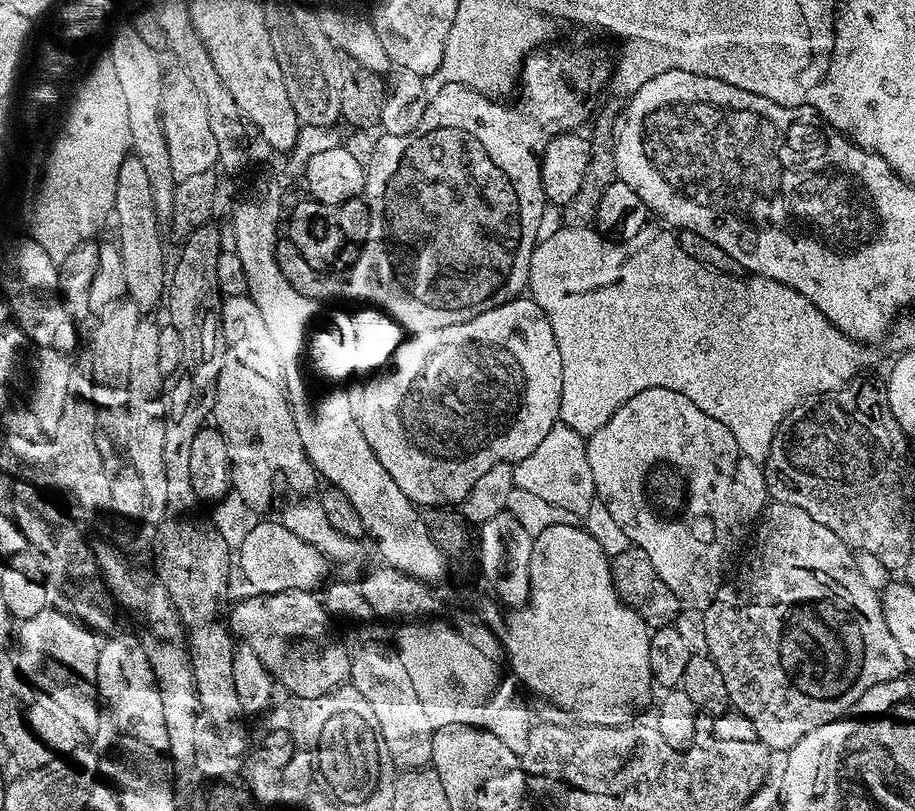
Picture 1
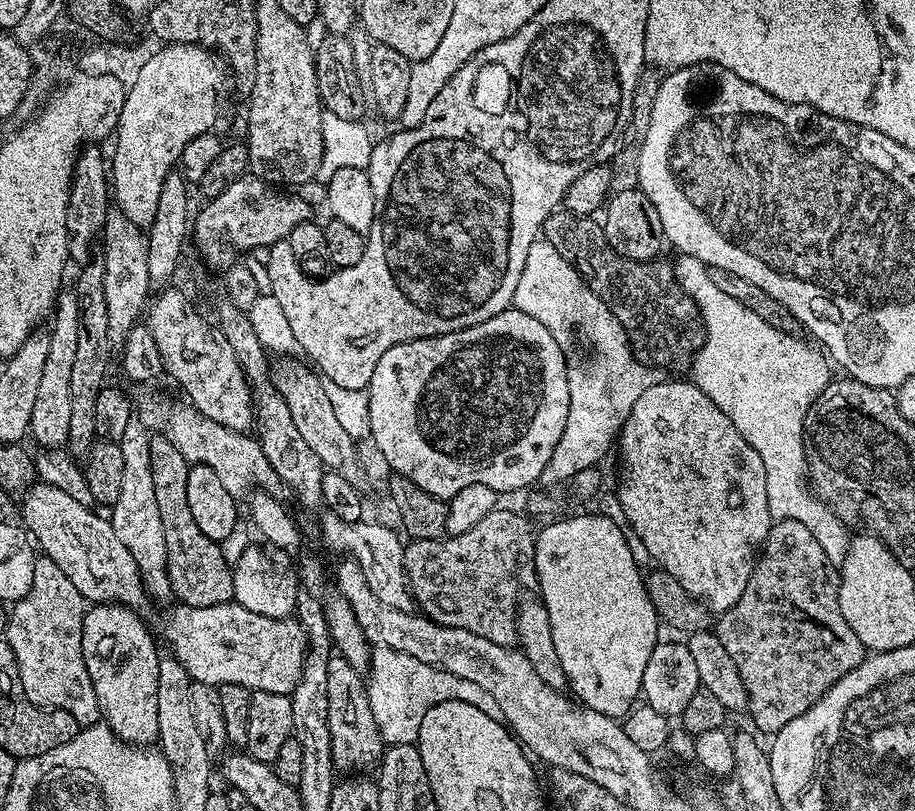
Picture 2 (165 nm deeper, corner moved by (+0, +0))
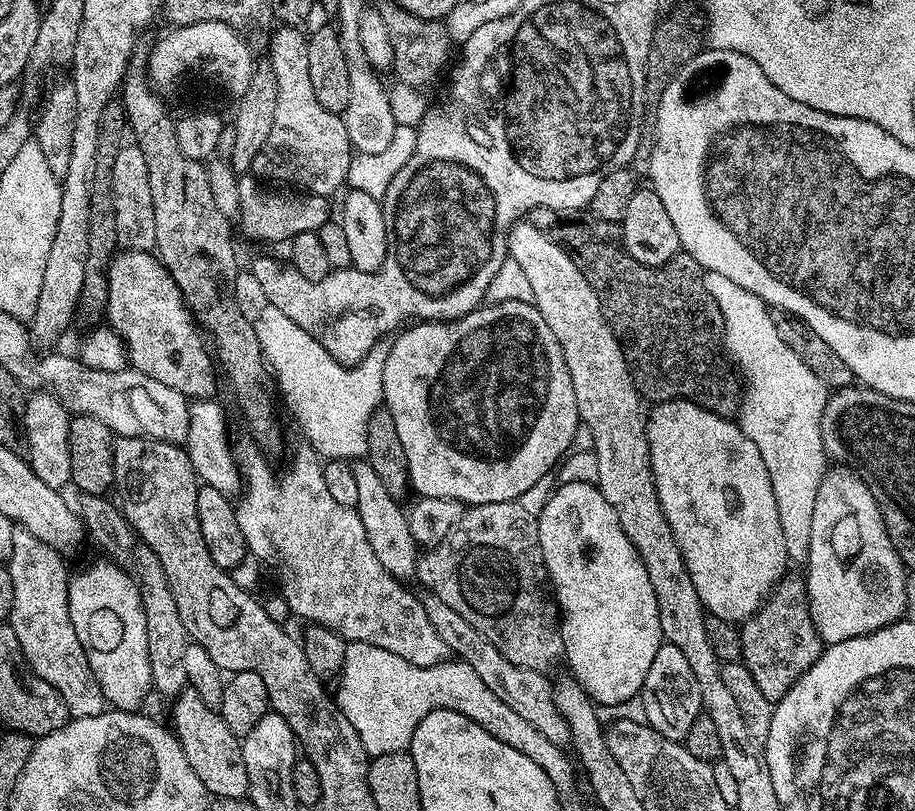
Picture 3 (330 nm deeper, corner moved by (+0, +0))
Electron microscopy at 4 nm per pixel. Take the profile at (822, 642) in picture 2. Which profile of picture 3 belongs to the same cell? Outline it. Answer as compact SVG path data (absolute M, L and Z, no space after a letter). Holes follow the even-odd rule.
M785 575L784 579L768 593L764 604L740 628L742 663L754 674L754 682L766 698L773 702L782 699L790 686L819 658L826 645L818 630L812 625L808 609L808 586L803 575Z

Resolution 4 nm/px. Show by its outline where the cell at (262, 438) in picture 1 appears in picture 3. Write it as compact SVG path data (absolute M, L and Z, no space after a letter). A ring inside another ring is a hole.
M120 250L113 255L108 266L106 324L120 335L124 349L128 351L129 365L135 371L162 382L162 386L170 386L178 390L183 396L192 400L207 400L217 395L215 392L218 368L214 363L213 353L192 313L189 312L188 305L184 302L184 295L178 290L174 278L152 252Z

